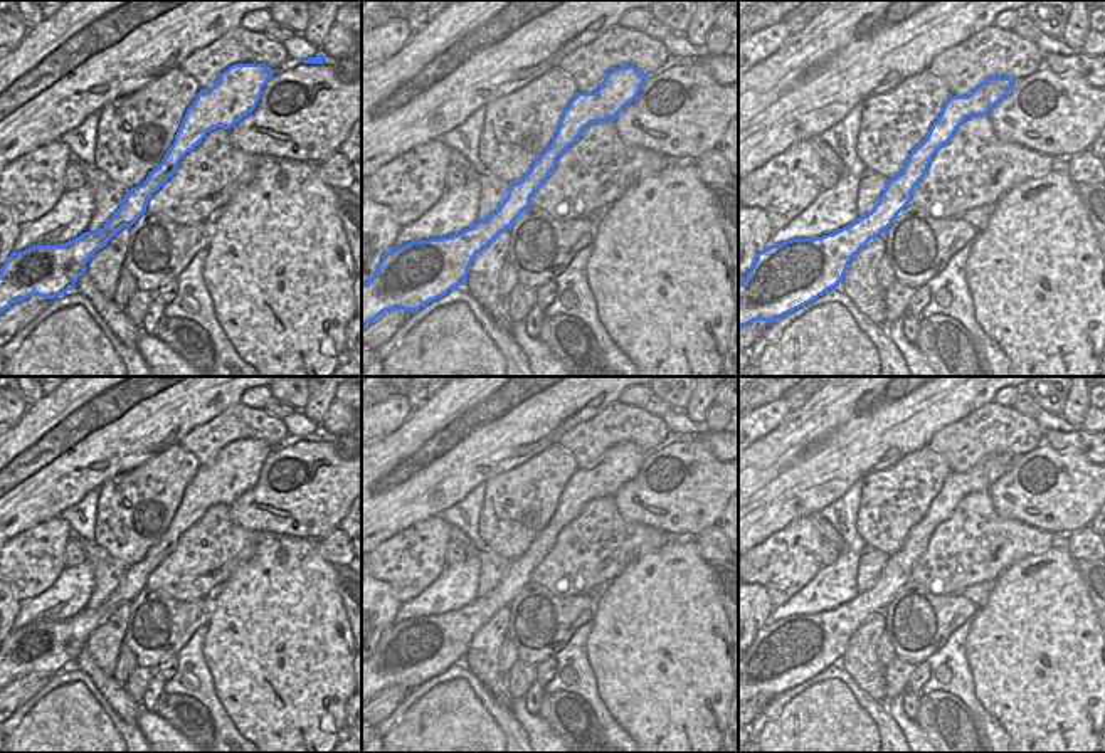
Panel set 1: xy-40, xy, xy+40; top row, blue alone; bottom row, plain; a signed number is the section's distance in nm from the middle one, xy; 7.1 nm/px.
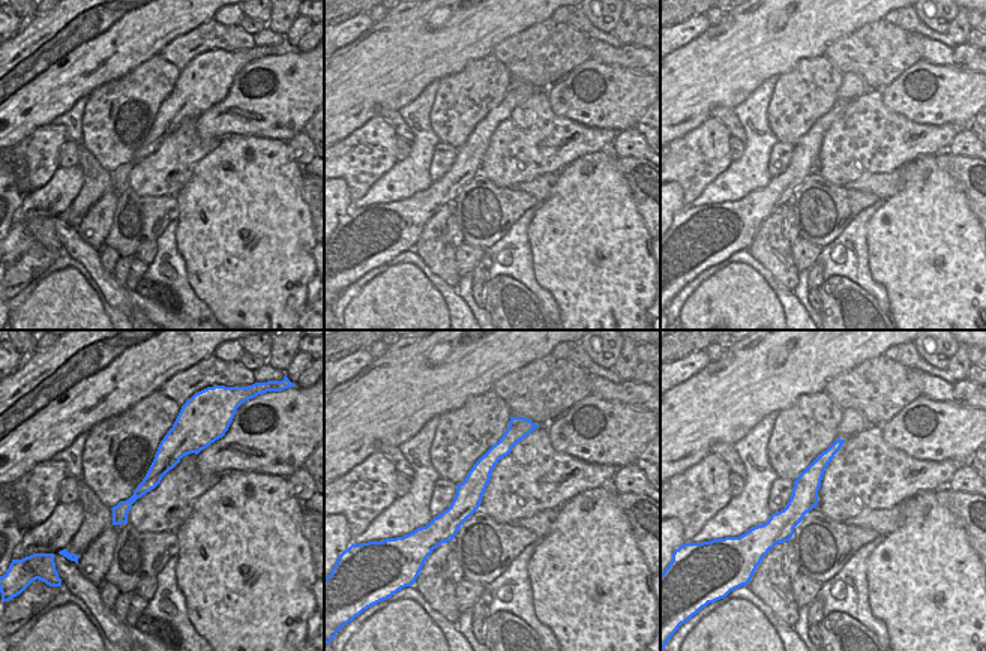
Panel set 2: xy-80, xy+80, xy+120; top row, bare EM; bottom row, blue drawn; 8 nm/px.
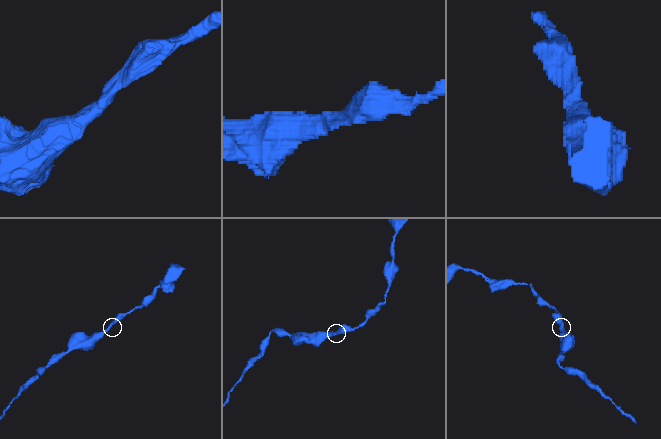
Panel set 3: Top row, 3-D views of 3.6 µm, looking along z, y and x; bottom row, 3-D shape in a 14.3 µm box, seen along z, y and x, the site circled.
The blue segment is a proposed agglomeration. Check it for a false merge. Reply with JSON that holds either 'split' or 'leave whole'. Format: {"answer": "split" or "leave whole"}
{"answer": "leave whole"}

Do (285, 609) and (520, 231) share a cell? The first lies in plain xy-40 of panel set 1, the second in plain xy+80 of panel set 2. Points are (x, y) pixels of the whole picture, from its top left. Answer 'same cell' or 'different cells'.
different cells

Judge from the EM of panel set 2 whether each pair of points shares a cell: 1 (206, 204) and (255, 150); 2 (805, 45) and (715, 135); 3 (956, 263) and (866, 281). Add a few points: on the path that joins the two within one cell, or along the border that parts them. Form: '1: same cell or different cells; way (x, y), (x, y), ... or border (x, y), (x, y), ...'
1: same cell; way (219, 191), (246, 164)
2: different cells; border (710, 114), (695, 128), (680, 135)
3: different cells; border (865, 245), (869, 273), (886, 291), (887, 312)

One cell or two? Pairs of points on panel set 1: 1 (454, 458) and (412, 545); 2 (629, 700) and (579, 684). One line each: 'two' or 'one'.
1: two
2: two

